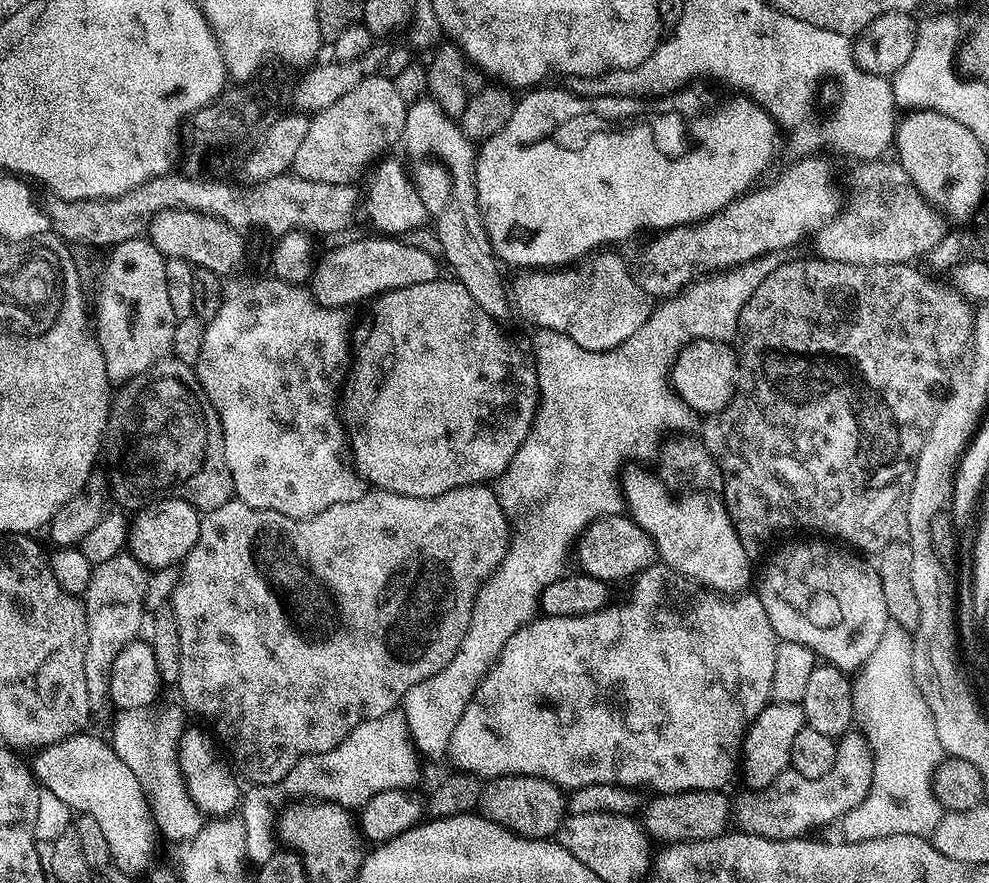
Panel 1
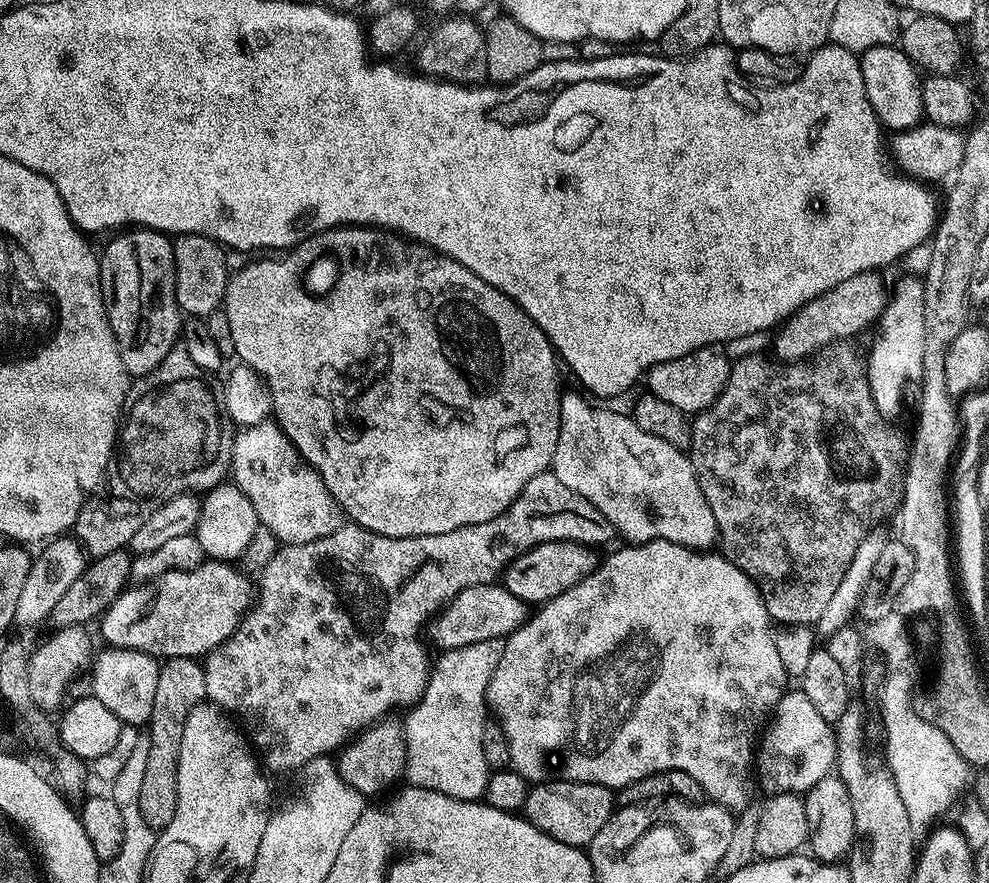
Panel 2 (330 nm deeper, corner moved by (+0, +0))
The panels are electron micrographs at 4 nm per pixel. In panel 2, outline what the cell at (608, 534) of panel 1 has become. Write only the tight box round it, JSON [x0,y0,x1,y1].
[502,540,598,606]

